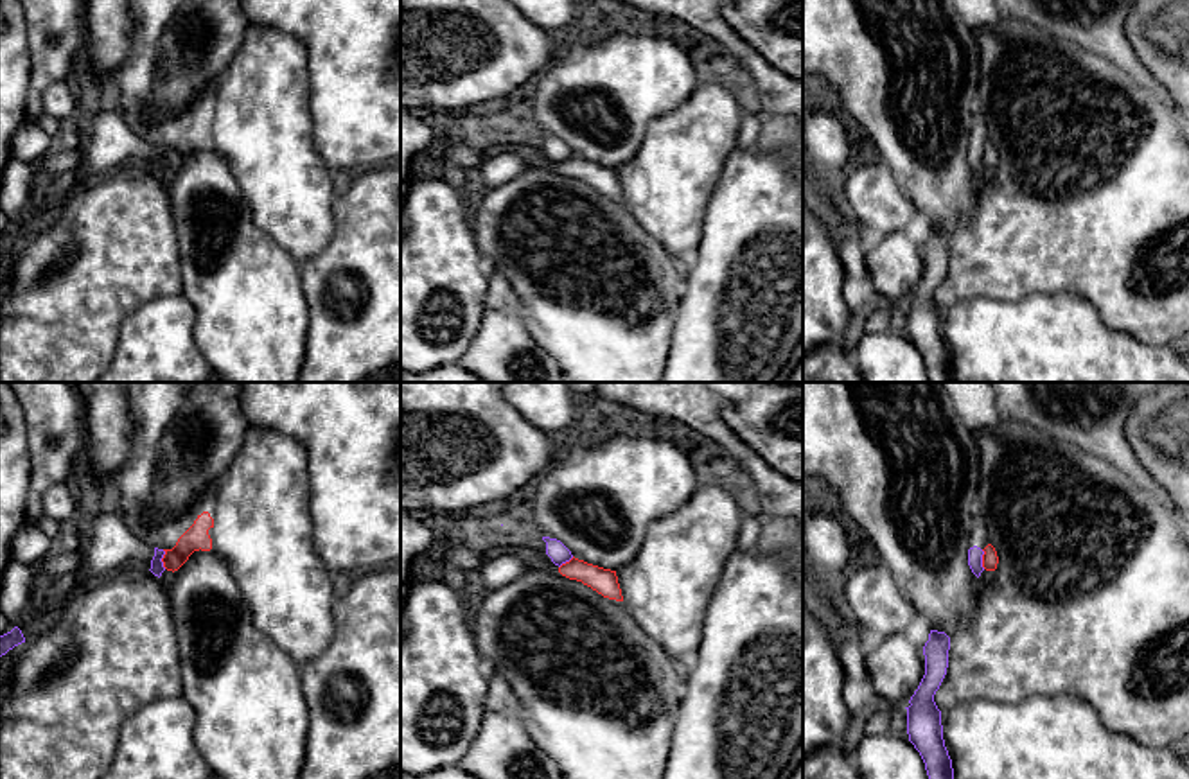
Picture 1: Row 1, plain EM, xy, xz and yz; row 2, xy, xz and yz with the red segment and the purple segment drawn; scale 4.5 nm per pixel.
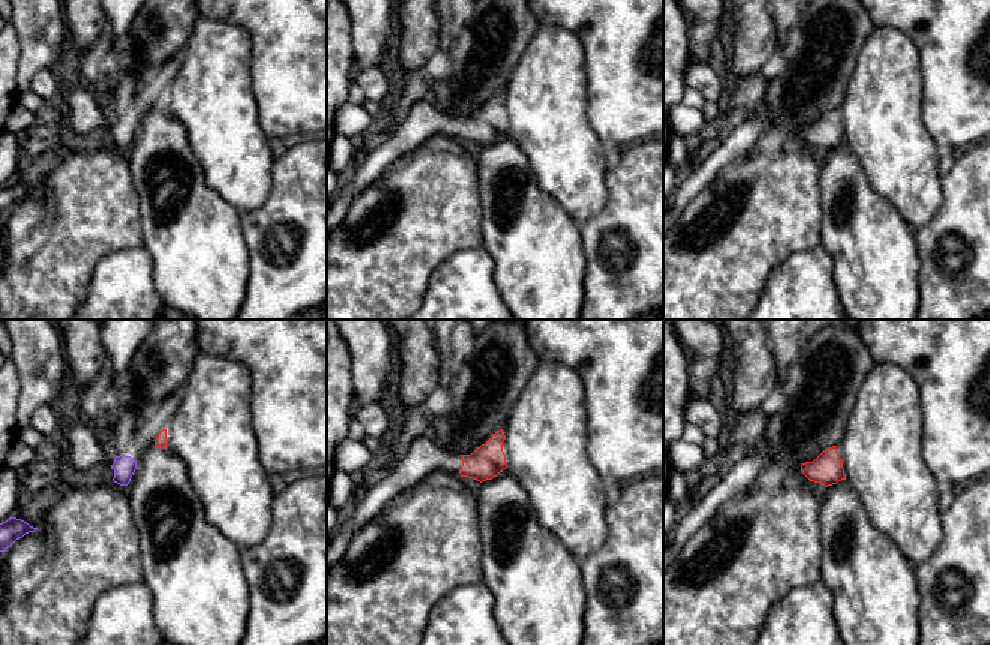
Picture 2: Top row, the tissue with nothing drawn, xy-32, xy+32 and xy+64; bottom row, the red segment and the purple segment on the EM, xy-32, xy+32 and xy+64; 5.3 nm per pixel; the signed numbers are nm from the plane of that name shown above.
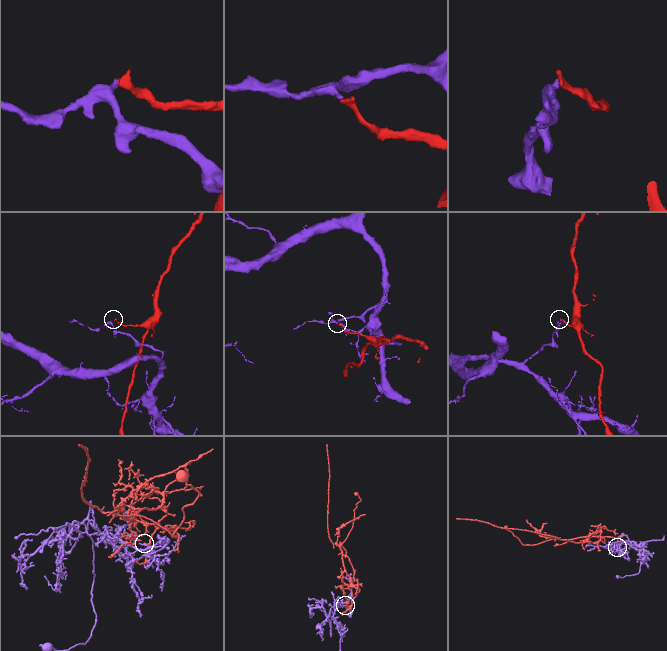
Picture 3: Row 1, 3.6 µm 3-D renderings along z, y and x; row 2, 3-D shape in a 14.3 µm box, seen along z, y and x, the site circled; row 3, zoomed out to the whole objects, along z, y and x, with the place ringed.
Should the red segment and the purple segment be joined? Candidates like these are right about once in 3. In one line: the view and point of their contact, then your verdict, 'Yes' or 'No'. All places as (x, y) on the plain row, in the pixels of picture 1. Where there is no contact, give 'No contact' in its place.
Touches red at xy (162, 157). No

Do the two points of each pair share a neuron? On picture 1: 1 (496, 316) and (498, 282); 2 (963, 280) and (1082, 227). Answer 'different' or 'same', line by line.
1: same
2: same

